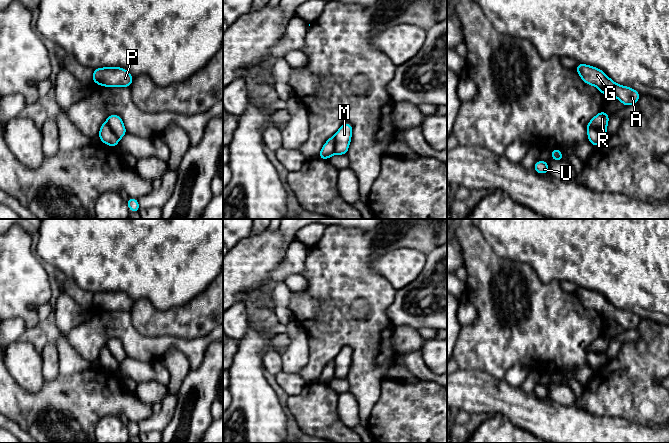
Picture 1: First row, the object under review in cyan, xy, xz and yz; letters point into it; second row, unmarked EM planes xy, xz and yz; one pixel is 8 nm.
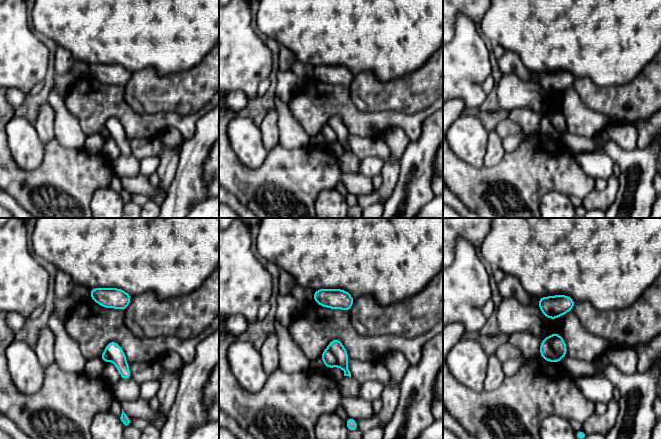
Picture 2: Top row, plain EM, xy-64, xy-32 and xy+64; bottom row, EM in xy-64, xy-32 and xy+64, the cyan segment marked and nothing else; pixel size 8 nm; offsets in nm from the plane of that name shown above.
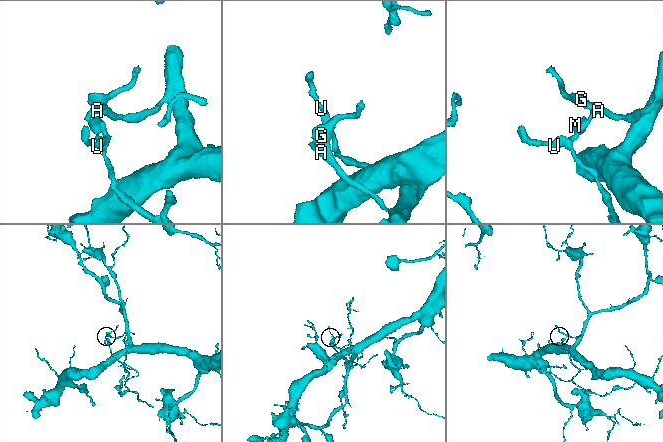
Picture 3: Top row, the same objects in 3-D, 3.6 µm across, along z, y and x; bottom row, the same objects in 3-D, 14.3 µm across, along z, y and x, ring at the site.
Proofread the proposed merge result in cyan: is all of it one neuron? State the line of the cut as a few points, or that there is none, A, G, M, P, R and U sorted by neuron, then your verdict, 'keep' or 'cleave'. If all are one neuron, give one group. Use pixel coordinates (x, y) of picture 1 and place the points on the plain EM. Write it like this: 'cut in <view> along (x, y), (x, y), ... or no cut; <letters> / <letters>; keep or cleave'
cut in yz along (605, 351), (589, 352), (587, 354); A G P / M R U; cleave

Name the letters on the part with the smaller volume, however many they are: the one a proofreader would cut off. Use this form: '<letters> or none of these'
M, R, U

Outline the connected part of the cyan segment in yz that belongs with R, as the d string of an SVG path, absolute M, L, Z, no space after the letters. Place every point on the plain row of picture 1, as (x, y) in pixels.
M605 334L601 335L586 348L587 354L592 352L605 353L609 347L609 341Z

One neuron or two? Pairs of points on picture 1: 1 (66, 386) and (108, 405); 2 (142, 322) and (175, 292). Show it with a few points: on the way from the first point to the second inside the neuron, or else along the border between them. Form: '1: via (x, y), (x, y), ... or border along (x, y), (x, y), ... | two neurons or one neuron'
1: via (76, 396), (98, 396) | one neuron
2: border along (135, 300), (146, 298), (159, 309), (180, 306) | two neurons

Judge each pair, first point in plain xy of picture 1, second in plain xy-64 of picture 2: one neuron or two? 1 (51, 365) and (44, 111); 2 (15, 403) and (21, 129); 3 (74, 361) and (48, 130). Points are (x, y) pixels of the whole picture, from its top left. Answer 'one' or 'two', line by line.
1: one
2: two
3: two

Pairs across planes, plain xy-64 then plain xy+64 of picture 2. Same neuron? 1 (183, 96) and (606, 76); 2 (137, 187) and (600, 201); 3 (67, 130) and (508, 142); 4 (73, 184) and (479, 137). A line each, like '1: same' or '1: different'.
1: different
2: different
3: same
4: different

